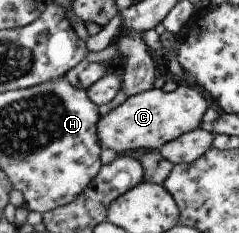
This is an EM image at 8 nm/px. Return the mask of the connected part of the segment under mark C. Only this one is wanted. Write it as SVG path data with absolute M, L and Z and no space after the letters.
M191 84L180 85L175 91L167 93L162 88L150 89L149 91L129 96L121 105L113 108L107 114L103 114L98 123L98 136L103 149L112 149L116 155L137 151L137 149L160 150L164 145L181 137L185 132L193 131L199 127L201 117L209 109L209 101L201 93L201 89L191 87Z

